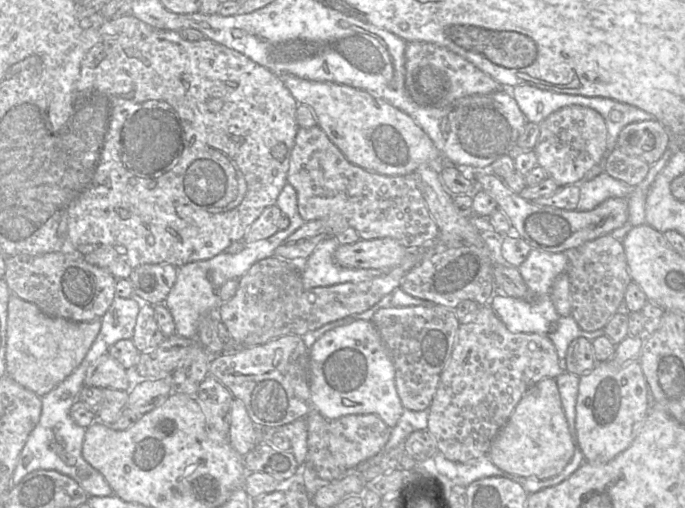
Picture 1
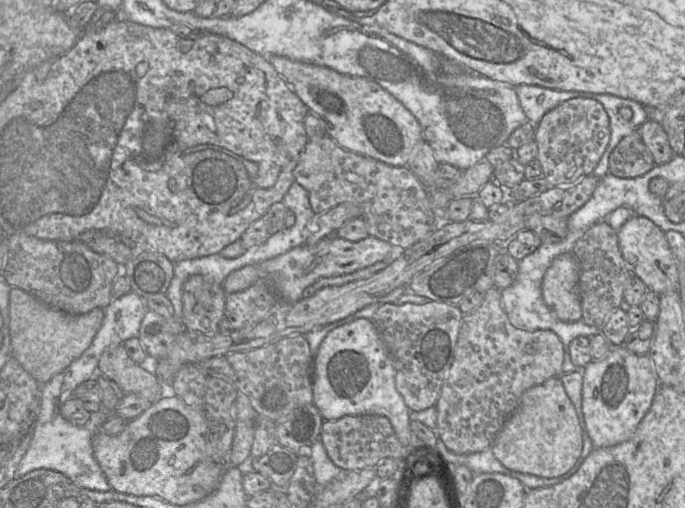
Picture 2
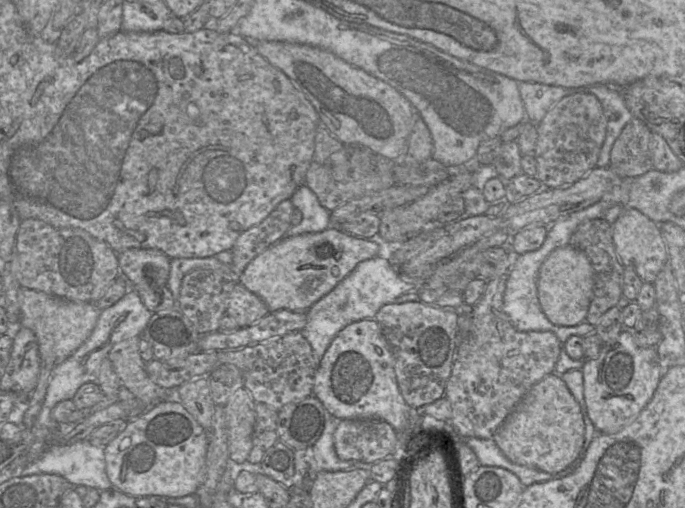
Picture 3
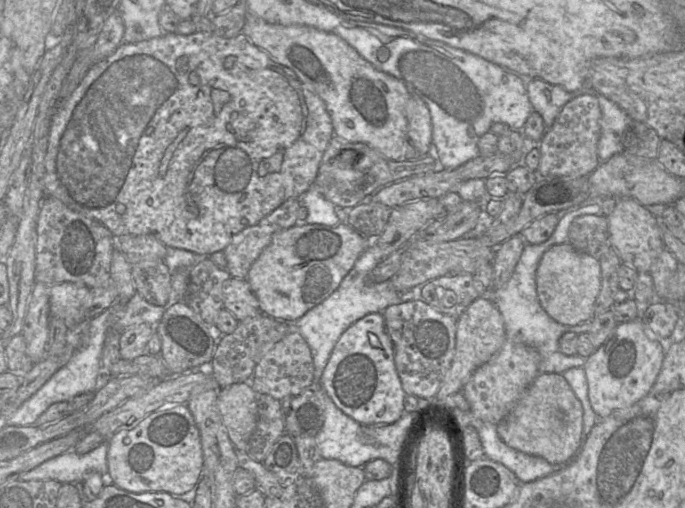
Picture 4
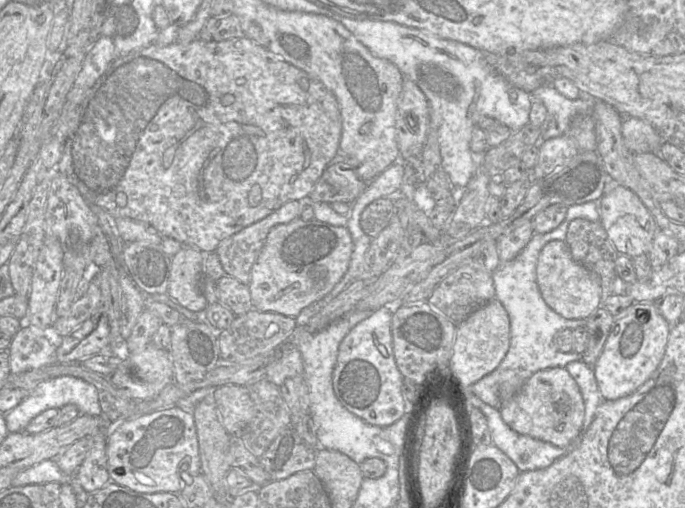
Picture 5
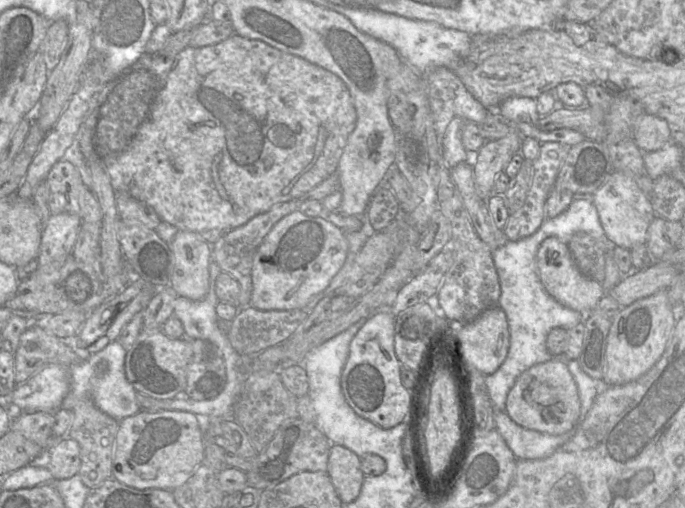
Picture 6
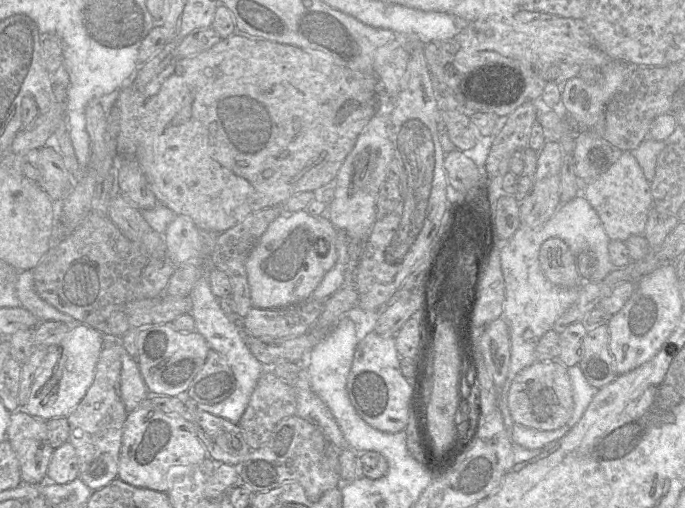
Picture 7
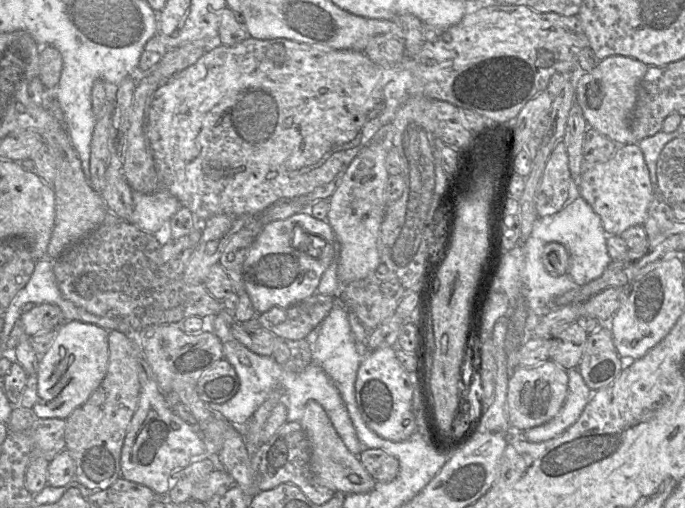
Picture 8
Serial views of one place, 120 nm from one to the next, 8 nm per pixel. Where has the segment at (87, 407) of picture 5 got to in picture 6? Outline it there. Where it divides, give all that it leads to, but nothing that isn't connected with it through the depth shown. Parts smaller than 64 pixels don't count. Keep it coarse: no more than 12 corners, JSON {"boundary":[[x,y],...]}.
{"boundary":[[117,340],[70,366],[62,408],[90,396],[118,421],[141,409]]}

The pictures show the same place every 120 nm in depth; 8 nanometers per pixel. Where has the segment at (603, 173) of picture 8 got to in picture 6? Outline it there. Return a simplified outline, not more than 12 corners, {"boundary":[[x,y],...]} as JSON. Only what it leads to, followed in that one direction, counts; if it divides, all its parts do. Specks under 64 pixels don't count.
{"boundary":[[613,170],[593,194],[607,238],[646,244],[651,199]]}

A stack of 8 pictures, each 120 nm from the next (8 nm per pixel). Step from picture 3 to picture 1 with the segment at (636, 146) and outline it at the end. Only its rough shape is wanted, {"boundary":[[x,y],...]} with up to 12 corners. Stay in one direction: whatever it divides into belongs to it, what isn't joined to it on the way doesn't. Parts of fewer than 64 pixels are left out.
{"boundary":[[616,147],[604,171],[635,187],[649,167]]}

